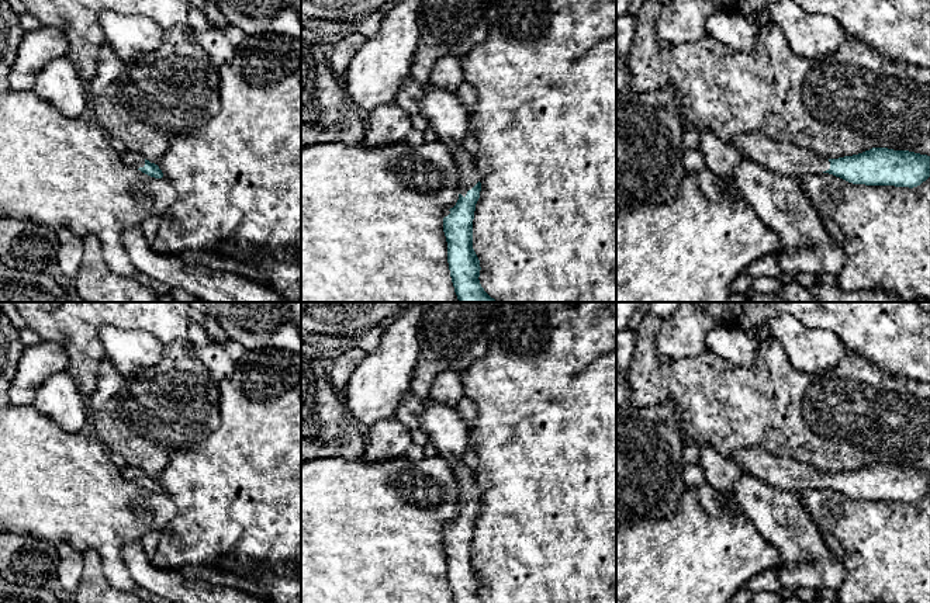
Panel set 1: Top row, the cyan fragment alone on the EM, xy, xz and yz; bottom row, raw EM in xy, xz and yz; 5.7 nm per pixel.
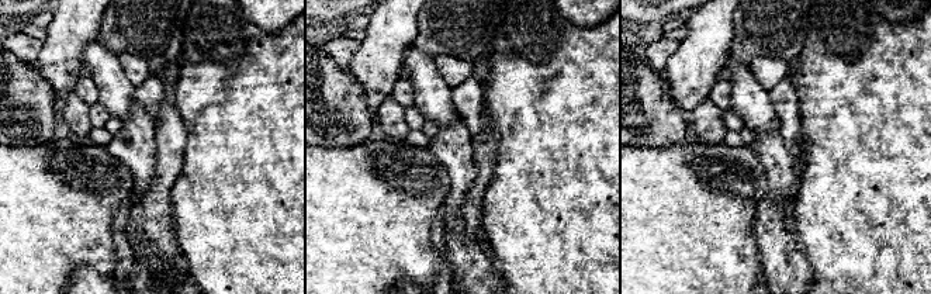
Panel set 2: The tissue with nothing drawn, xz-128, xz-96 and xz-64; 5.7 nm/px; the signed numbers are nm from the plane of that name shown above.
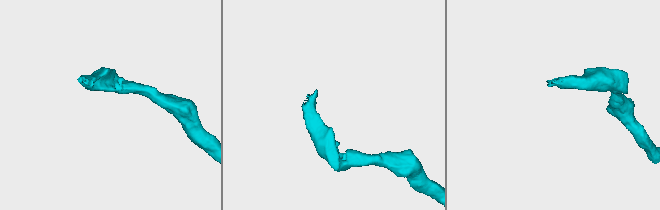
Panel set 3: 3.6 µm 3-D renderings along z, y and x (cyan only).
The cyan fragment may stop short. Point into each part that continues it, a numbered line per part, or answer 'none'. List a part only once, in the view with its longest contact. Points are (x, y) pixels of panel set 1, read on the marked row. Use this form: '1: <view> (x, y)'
1: xz (469, 176)

